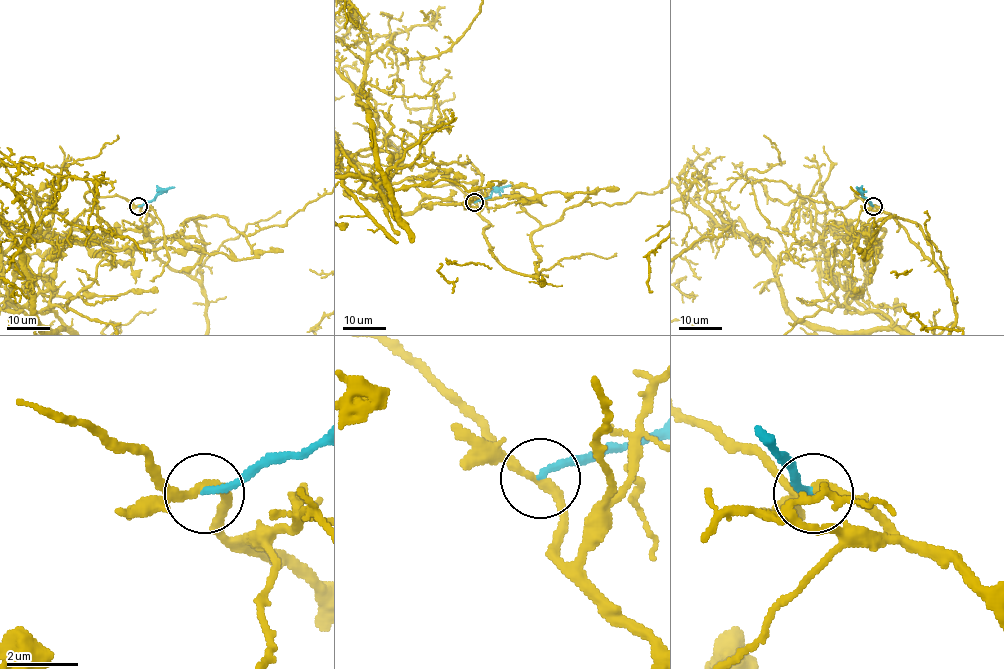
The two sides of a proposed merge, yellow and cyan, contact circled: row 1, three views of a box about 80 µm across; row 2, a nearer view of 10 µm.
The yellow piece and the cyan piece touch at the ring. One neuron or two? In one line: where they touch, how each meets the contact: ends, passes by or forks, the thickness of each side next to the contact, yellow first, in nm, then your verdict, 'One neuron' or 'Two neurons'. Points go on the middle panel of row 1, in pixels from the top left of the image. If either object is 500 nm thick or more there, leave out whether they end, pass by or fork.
Place: (474, 202). At the ring yellow passes by. At the ring cyan ends. Thickness 260 nm (yellow) against 190 nm. Two neurons

